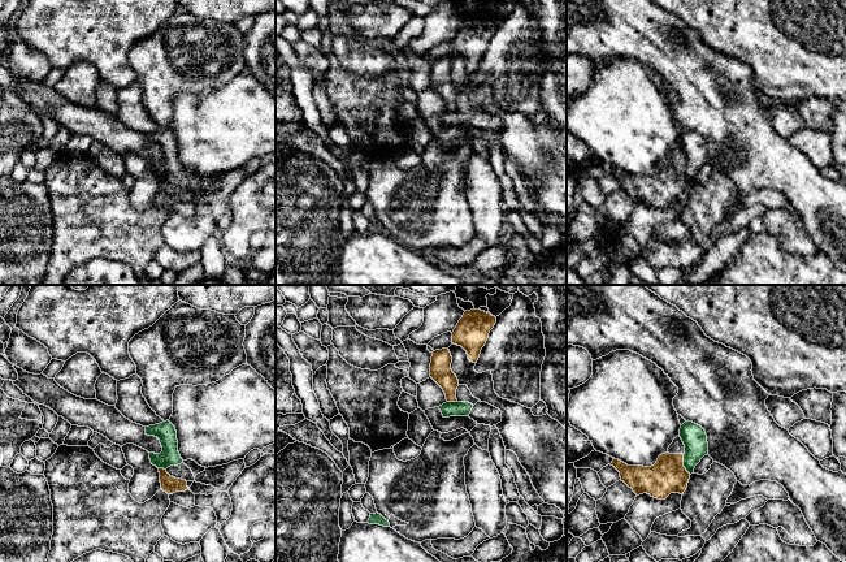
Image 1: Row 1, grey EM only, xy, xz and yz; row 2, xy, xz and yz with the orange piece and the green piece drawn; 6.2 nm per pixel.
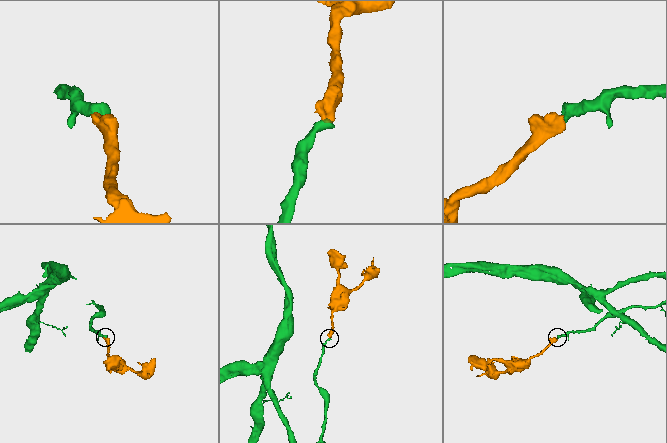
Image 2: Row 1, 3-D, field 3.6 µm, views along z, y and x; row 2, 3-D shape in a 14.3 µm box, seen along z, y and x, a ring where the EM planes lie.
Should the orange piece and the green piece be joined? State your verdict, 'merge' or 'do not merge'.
do not merge

